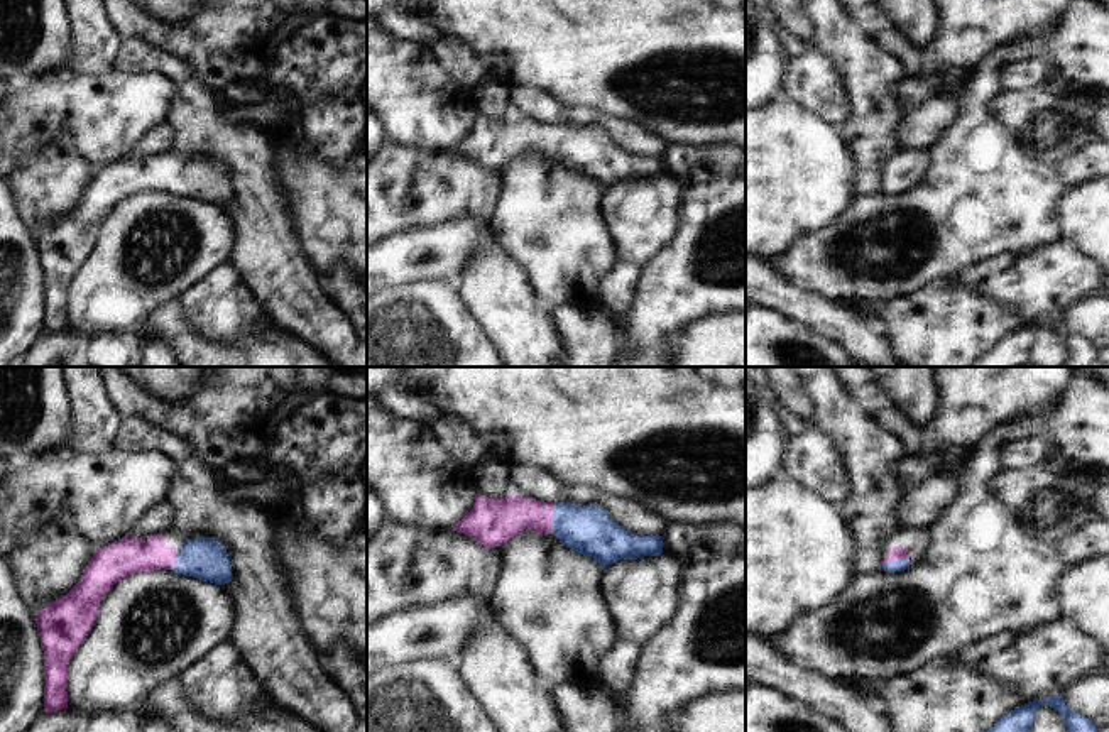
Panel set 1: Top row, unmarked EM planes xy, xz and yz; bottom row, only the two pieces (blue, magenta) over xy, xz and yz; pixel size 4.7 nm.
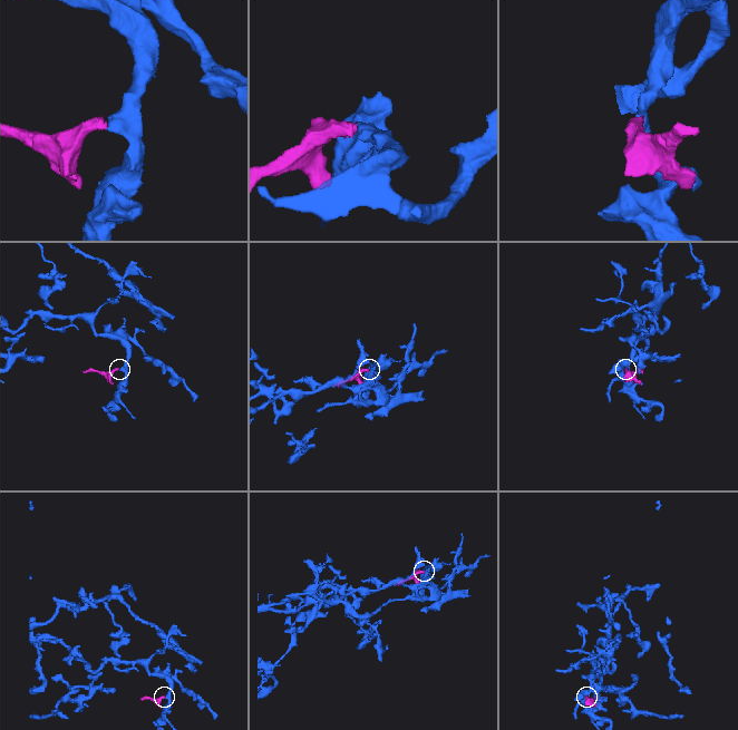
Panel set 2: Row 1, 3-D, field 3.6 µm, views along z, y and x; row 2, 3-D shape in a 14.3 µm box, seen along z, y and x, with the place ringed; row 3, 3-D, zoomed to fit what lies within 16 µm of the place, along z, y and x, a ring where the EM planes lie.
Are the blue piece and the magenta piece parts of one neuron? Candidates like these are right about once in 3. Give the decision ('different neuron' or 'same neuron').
same neuron

